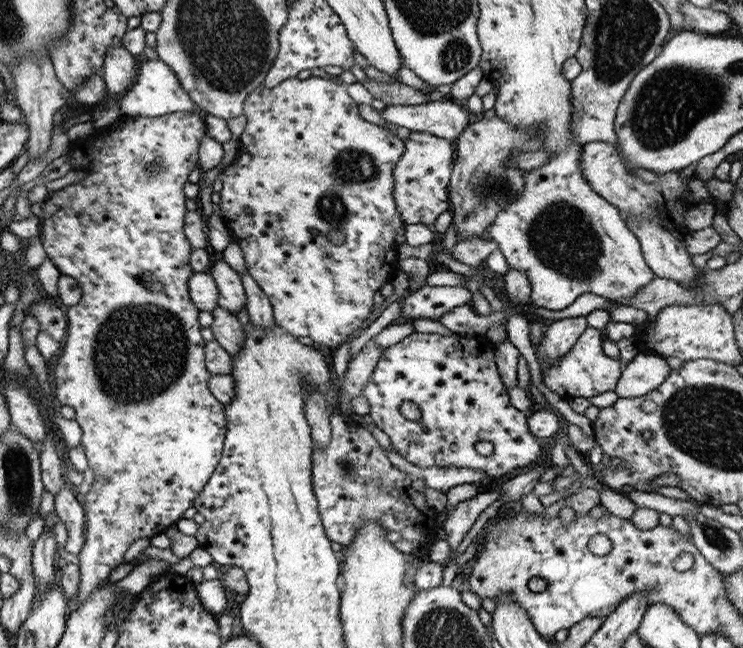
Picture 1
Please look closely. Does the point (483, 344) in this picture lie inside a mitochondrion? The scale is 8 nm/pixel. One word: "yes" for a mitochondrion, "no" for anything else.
no

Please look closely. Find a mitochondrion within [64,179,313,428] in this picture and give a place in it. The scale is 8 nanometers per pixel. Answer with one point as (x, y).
(140, 350)

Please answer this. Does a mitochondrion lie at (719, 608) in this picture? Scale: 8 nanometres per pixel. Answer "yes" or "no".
no

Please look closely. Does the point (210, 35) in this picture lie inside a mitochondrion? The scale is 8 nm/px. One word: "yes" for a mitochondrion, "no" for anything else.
yes

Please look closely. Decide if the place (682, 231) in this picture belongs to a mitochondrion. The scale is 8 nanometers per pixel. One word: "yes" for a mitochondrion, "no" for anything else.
no

